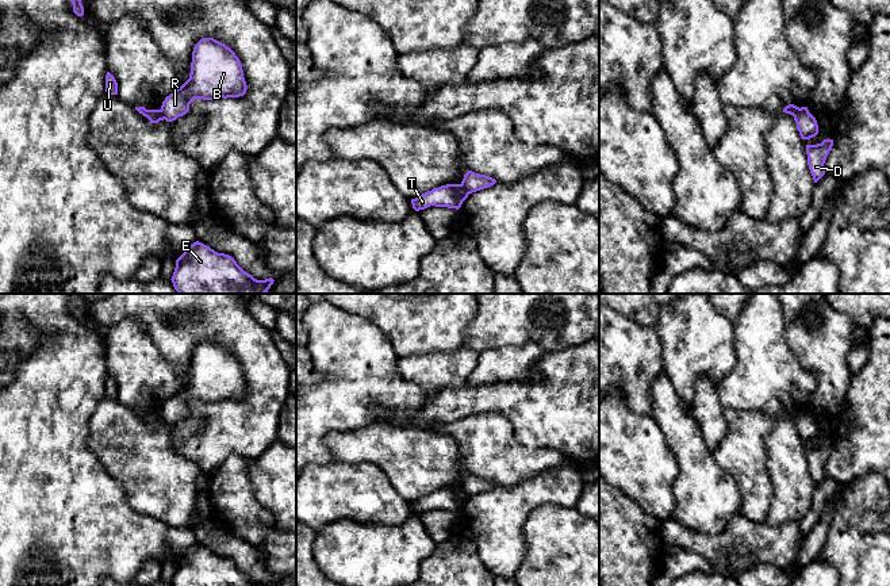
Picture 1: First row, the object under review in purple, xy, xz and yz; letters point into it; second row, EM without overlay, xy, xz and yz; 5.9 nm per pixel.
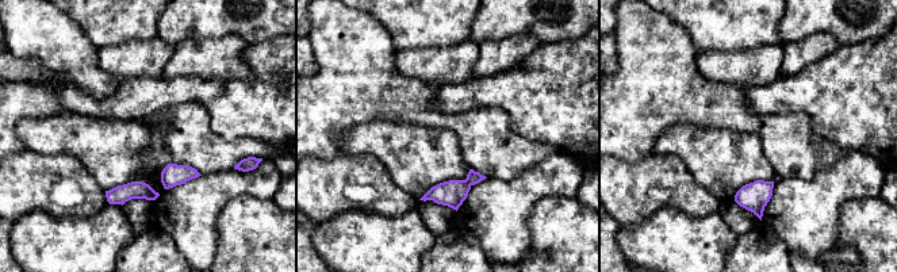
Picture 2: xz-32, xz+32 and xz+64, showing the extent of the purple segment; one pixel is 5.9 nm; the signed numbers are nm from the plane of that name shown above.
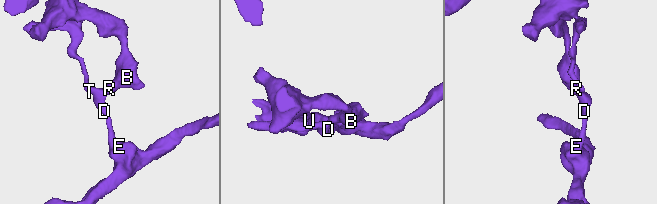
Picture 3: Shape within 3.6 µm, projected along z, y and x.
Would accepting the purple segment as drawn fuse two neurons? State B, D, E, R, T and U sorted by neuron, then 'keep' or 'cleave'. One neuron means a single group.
groups B R / D E T U; cleave

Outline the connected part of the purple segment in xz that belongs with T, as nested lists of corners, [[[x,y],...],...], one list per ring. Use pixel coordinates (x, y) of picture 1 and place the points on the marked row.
[[[446,184],[411,199],[411,204],[415,211],[425,210],[430,206],[459,210],[468,195],[469,192],[463,184]]]

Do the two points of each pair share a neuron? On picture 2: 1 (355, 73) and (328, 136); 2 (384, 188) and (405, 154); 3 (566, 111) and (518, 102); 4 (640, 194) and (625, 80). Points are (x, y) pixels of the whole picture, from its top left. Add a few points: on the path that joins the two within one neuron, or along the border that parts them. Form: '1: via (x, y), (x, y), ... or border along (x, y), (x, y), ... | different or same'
1: via (348, 88), (328, 108), (328, 121) | same
2: border along (367, 156), (374, 156), (388, 175), (414, 198) | different
3: via (554, 102), (531, 102) | same
4: border along (652, 153), (635, 161), (623, 161), (613, 157) | different

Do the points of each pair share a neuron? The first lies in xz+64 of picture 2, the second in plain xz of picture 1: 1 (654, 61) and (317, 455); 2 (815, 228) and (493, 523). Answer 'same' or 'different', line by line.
1: same
2: same

